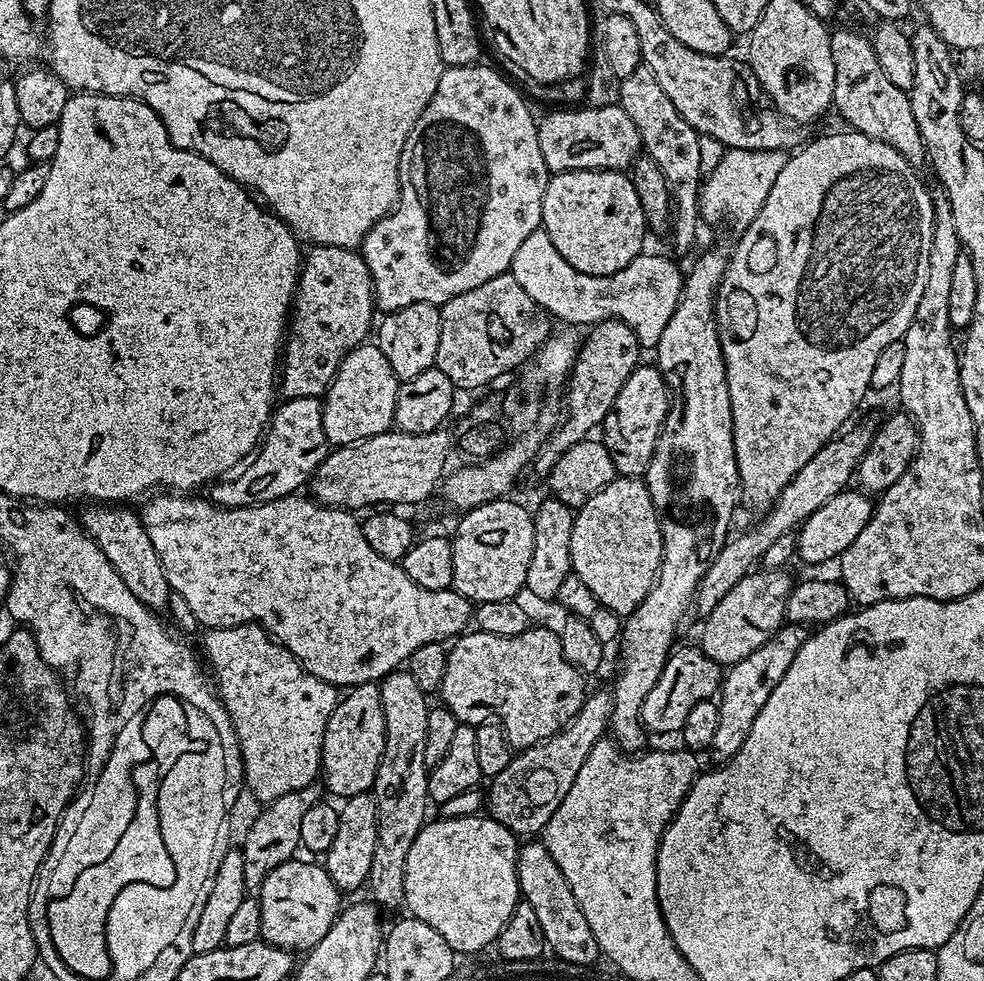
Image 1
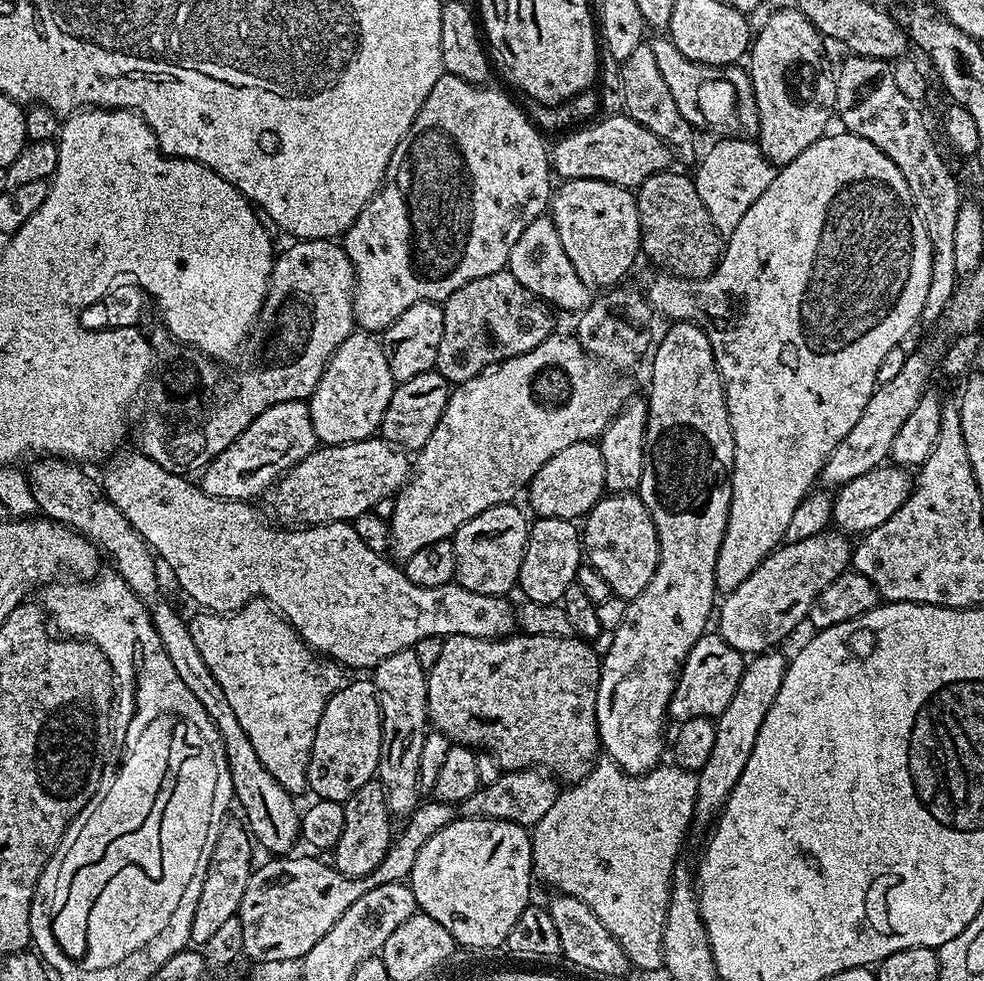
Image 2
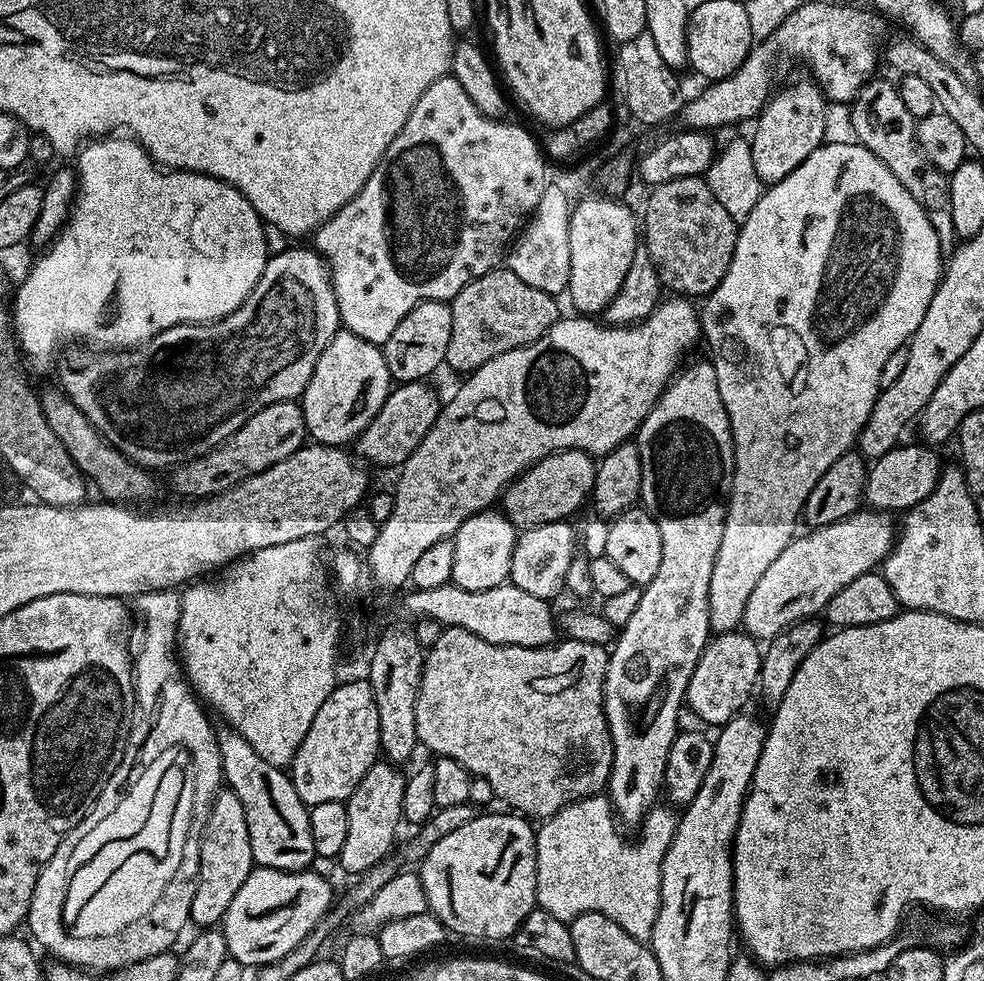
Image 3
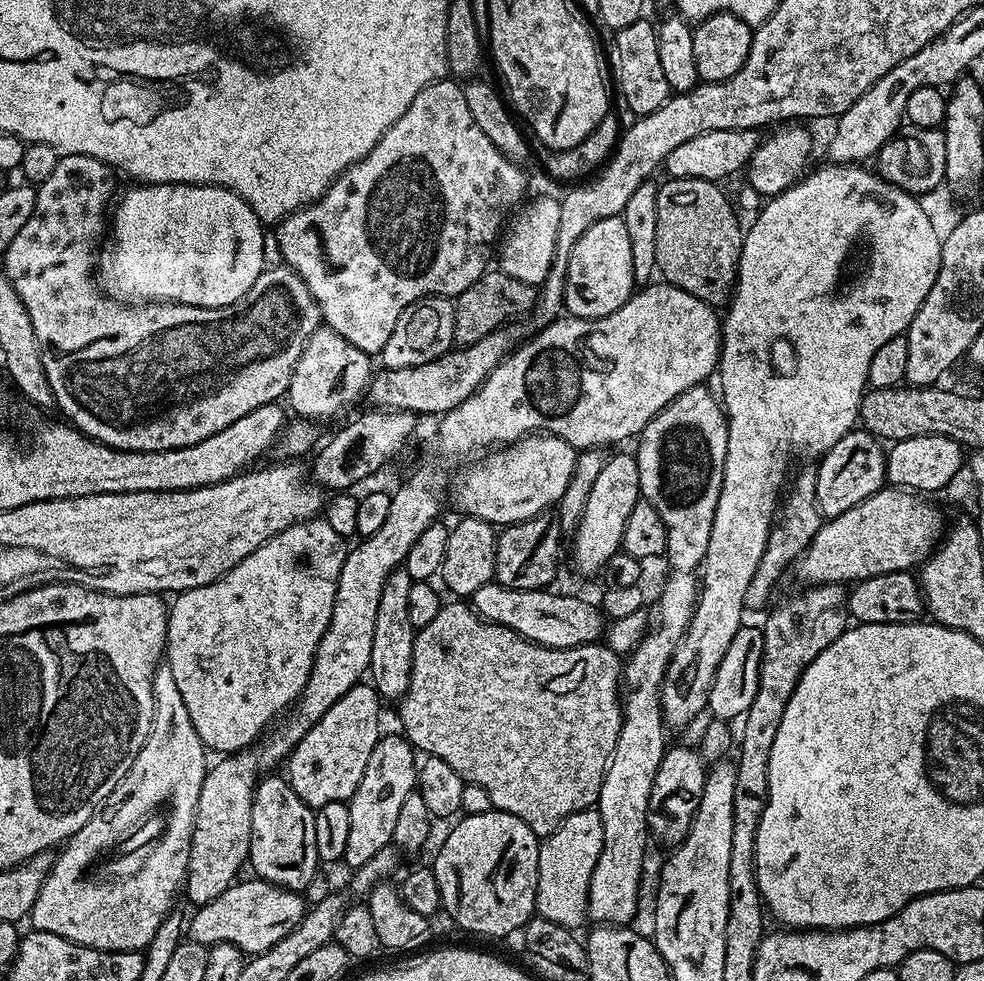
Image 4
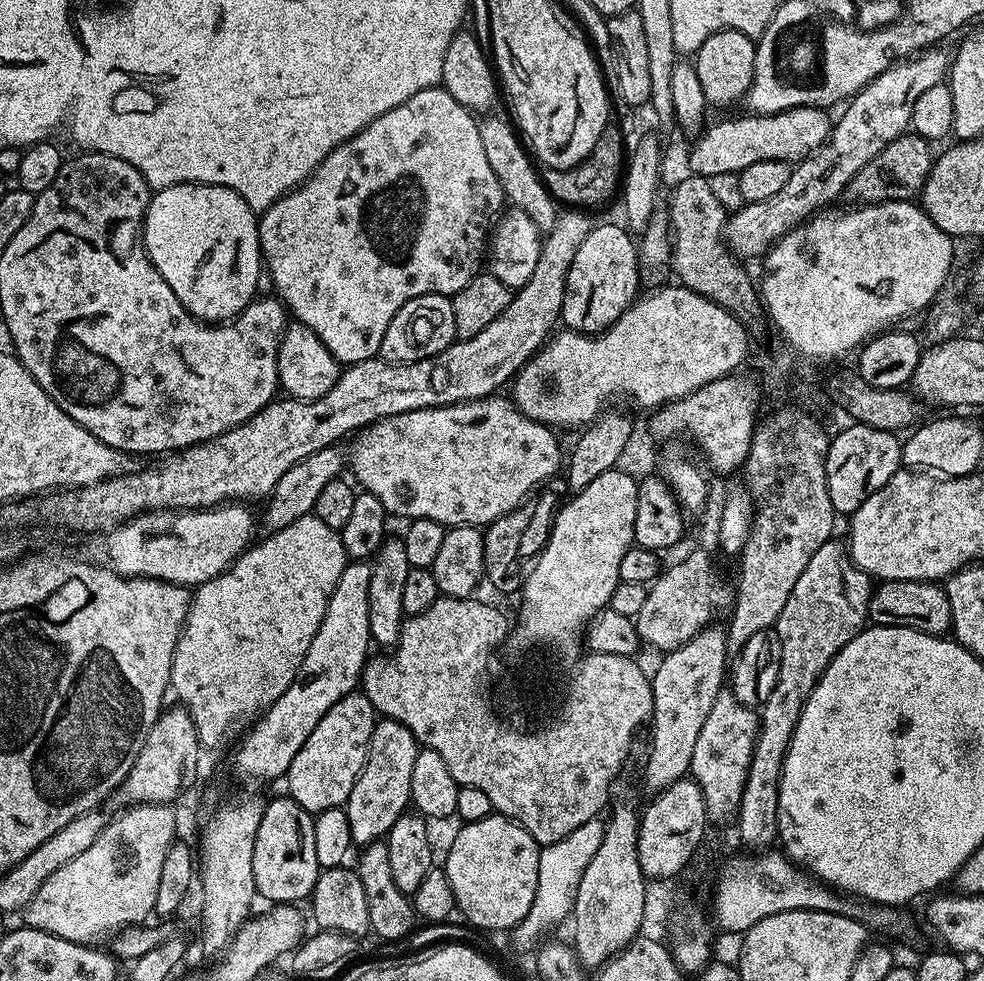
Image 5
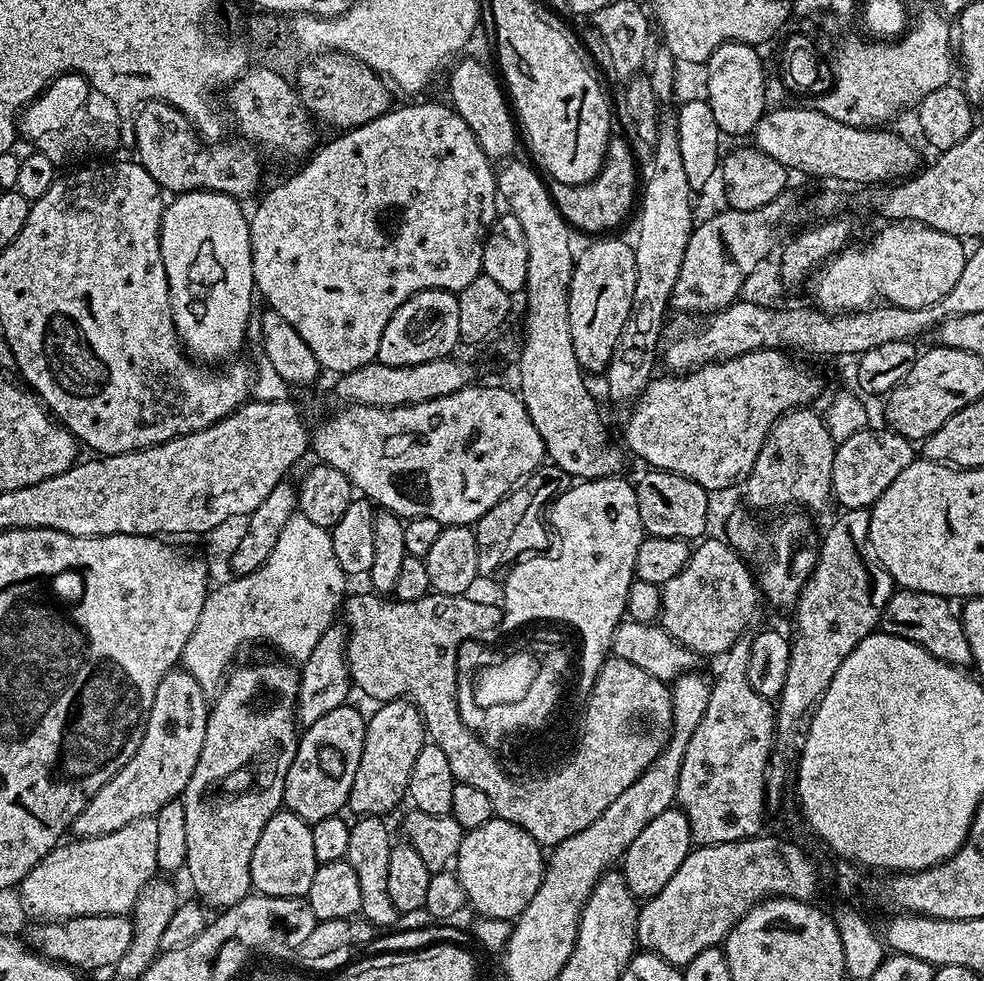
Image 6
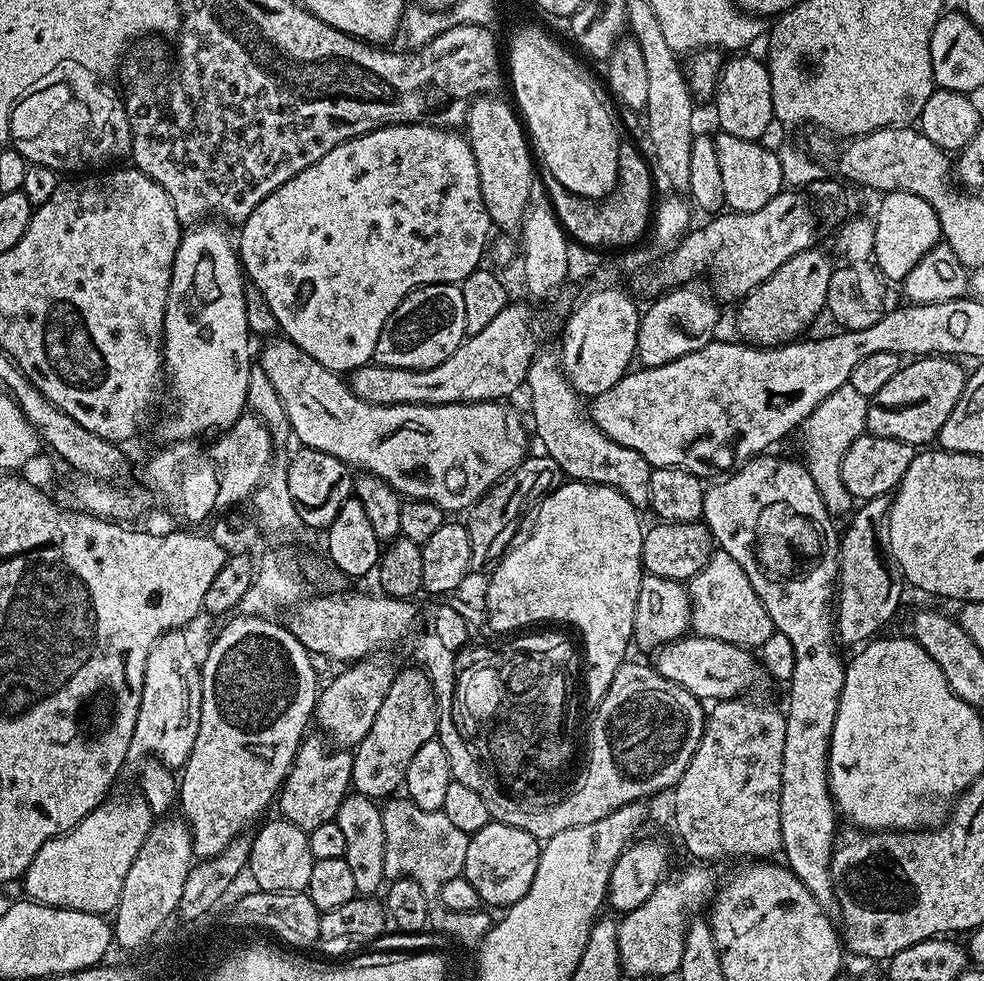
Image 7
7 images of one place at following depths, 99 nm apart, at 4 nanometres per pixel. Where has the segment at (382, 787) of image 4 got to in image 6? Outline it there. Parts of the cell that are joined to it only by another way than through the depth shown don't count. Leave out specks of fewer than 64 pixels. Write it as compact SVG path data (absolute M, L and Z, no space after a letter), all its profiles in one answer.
M407 698L385 700L373 716L369 715L364 729L364 745L362 746L362 758L358 762L358 774L354 774L354 786L350 790L350 798L347 802L349 809L356 811L357 817L379 816L387 817L387 812L392 812L408 795L408 783L410 782L410 770L414 770L414 762L418 758L418 750L426 743L424 731L424 719L422 714L412 705Z

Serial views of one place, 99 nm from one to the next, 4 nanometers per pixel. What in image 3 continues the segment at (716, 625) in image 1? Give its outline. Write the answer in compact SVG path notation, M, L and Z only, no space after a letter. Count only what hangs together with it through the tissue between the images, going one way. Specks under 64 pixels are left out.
M857 510L830 526L805 531L805 536L797 535L786 550L774 558L766 574L758 578L758 586L754 586L746 601L743 631L758 642L767 642L791 624L823 613L830 598L834 598L842 586L883 565L898 535L897 525L892 525L891 519L887 512Z

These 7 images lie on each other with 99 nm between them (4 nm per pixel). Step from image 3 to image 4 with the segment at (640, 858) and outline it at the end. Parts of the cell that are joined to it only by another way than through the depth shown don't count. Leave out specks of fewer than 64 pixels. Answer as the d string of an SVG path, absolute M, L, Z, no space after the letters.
M595 807L587 808L581 812L570 814L540 845L538 854L538 886L536 887L535 915L541 920L558 922L563 928L579 929L580 923L585 923L588 906L588 883L590 874L594 874L594 866L598 856L602 854L602 818Z

